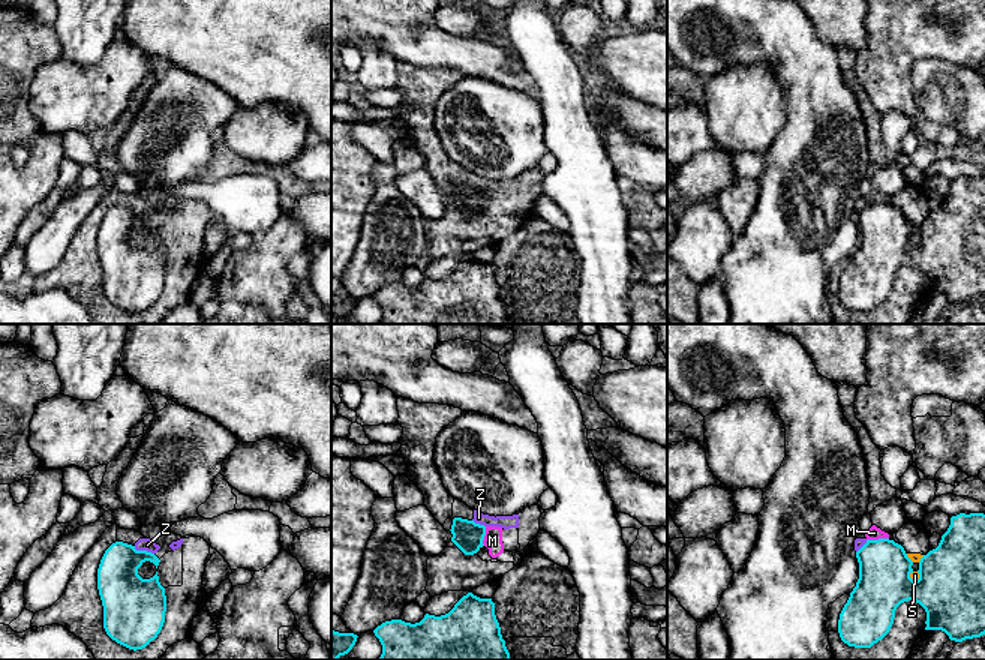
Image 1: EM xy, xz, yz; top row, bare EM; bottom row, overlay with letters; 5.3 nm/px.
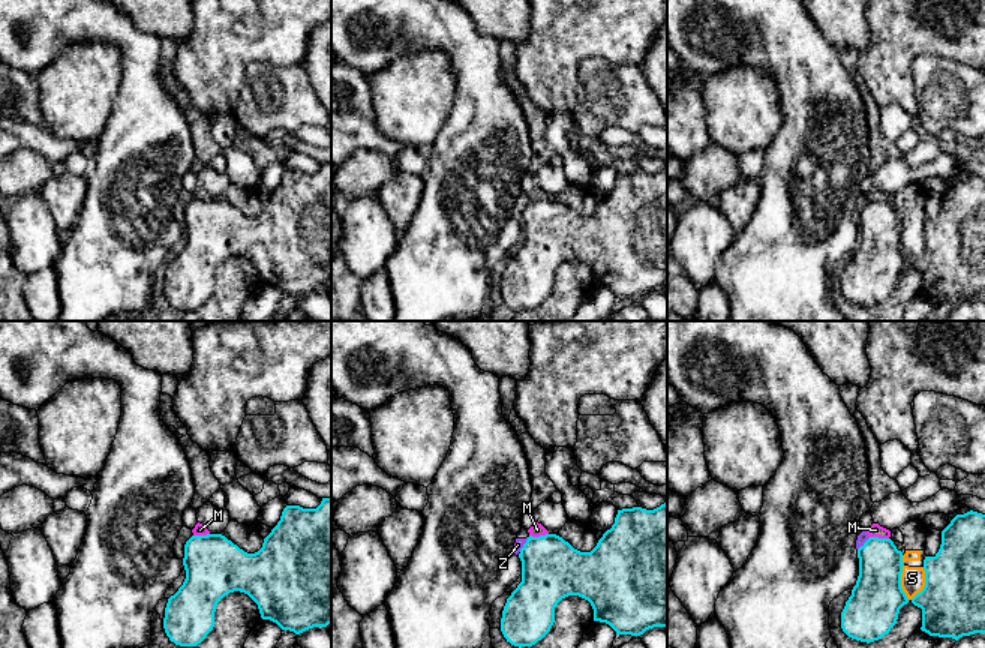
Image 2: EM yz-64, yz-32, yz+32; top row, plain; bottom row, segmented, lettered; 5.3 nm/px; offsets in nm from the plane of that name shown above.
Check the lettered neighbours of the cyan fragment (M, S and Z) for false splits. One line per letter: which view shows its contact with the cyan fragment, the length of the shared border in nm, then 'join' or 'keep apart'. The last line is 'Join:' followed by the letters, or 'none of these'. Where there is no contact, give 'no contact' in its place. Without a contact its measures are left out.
M: yz | 120 nm | keep apart
S: yz | 70 nm | keep apart
Z: xy | 120 nm | keep apart
Join: none of these

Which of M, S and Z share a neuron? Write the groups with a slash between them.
M S Z

